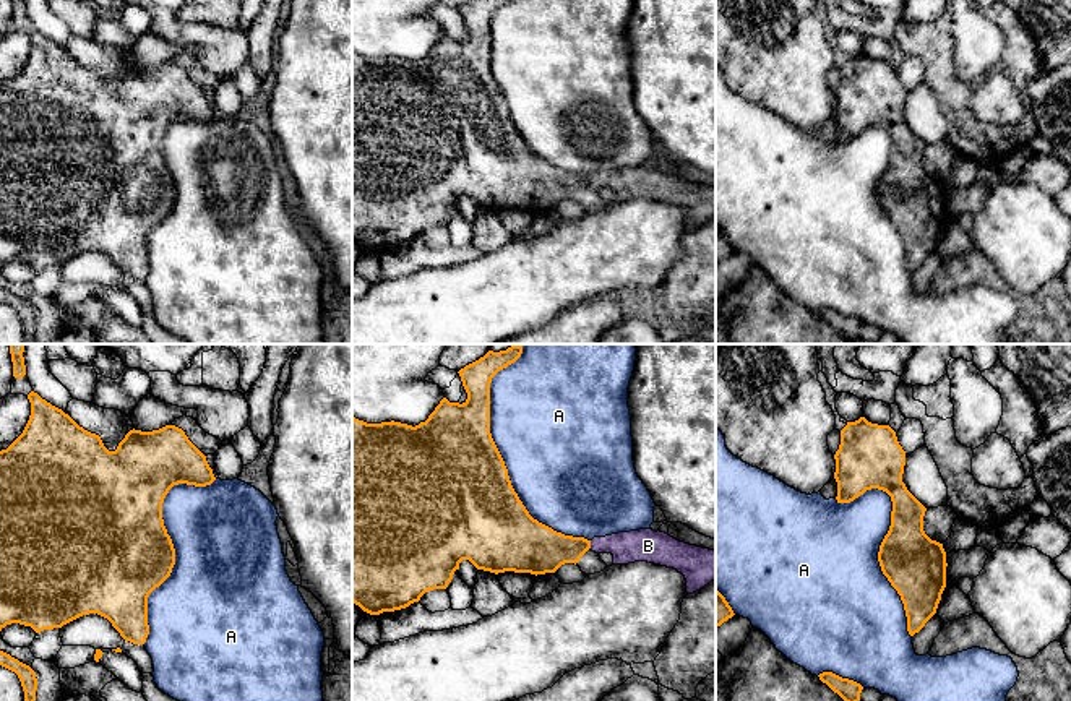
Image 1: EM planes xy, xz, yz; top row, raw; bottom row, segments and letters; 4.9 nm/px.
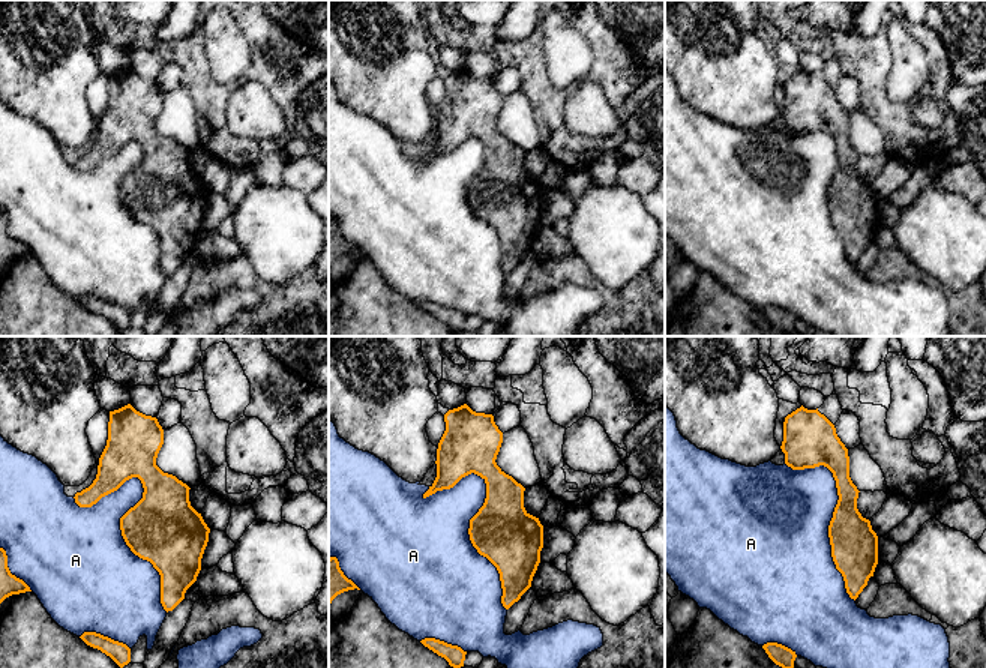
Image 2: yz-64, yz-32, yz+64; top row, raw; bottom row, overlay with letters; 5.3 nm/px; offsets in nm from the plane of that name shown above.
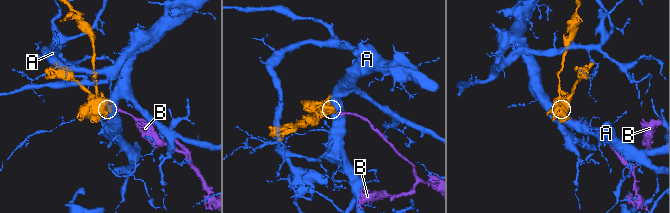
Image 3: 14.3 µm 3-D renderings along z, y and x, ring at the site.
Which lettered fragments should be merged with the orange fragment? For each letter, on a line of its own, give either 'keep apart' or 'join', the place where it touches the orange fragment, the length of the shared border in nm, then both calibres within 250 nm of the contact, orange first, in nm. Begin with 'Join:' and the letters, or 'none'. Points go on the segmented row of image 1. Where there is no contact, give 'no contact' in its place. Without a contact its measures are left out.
Join: B
A: keep apart; meets orange in xz at (502, 458); contact 1050 nm long; 500 nm thick on the orange side, 500 nm on the other
B: join; meets orange in xz at (589, 544); contact 40 nm long; 240 nm thick on the orange side, 160 nm on the other

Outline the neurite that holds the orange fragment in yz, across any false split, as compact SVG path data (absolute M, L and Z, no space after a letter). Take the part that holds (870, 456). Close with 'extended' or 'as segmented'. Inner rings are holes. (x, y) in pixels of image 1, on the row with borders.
M860 417L841 430L834 459L837 503L850 503L871 488L891 497L891 526L880 545L878 561L901 596L907 631L914 636L936 613L948 563L943 544L923 531L927 508L902 482L905 451L889 425Z; as segmented

